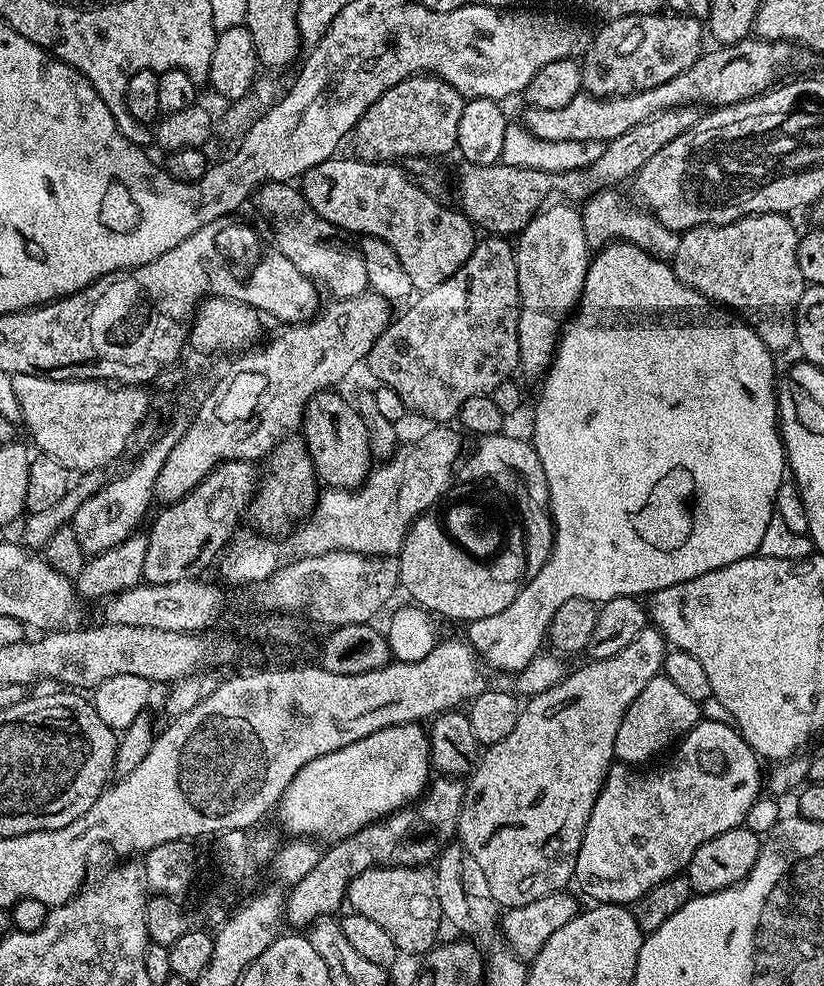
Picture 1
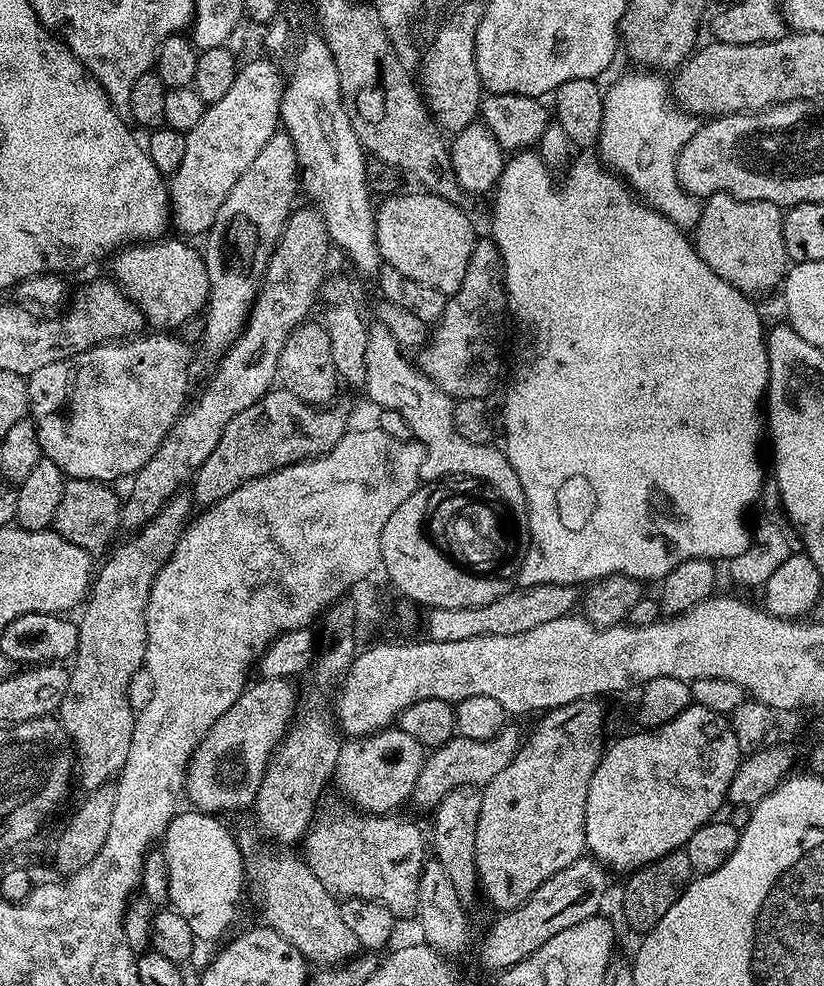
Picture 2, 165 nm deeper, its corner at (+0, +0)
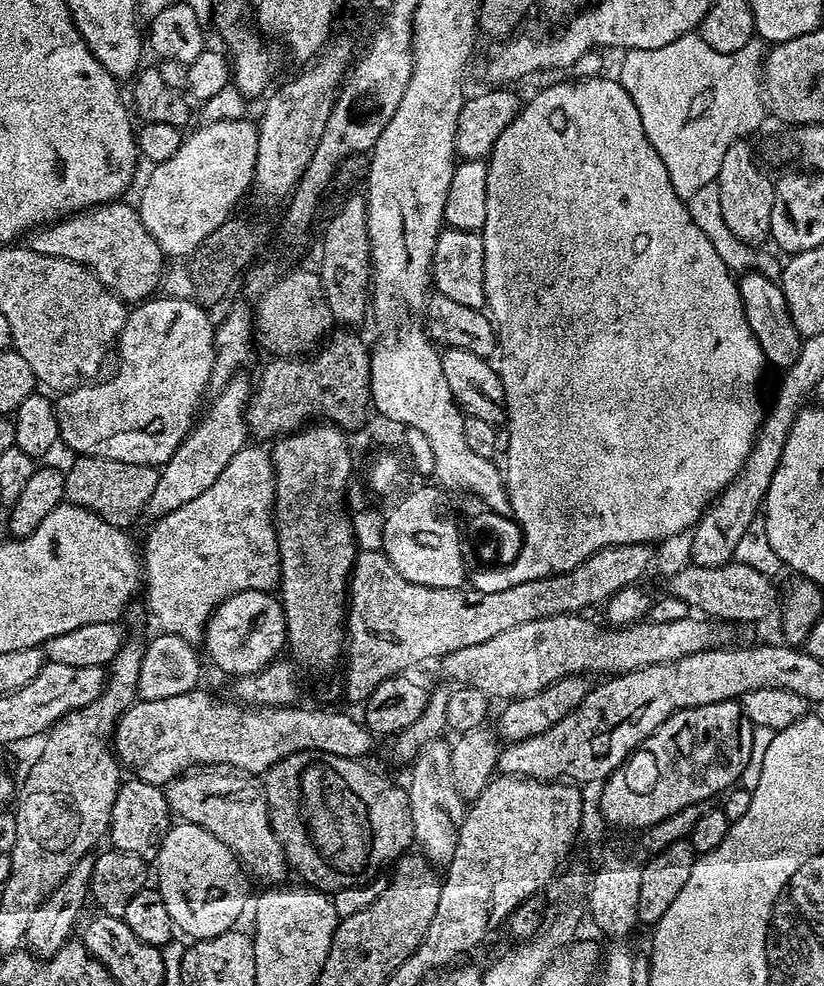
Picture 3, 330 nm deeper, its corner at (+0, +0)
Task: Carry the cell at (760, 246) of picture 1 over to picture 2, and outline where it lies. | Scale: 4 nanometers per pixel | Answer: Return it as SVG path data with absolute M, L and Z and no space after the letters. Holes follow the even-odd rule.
M715 192L703 201L694 243L702 262L730 286L745 294L772 292L781 287L790 267L784 237L784 212L776 204L761 200L739 200Z

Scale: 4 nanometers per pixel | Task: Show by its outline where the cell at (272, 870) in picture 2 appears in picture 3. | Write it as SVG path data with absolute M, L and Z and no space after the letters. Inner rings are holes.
M193 770L166 785L168 804L183 823L202 826L240 859L264 886L281 883L280 872L289 871L288 858L274 834L261 777L239 770Z

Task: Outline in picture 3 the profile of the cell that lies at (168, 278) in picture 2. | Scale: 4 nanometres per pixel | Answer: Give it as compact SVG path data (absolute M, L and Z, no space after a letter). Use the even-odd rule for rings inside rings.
M124 203L99 204L96 208L74 212L63 220L41 226L27 237L27 247L50 258L78 262L90 269L121 300L143 302L161 287L166 257L146 230L139 211Z

